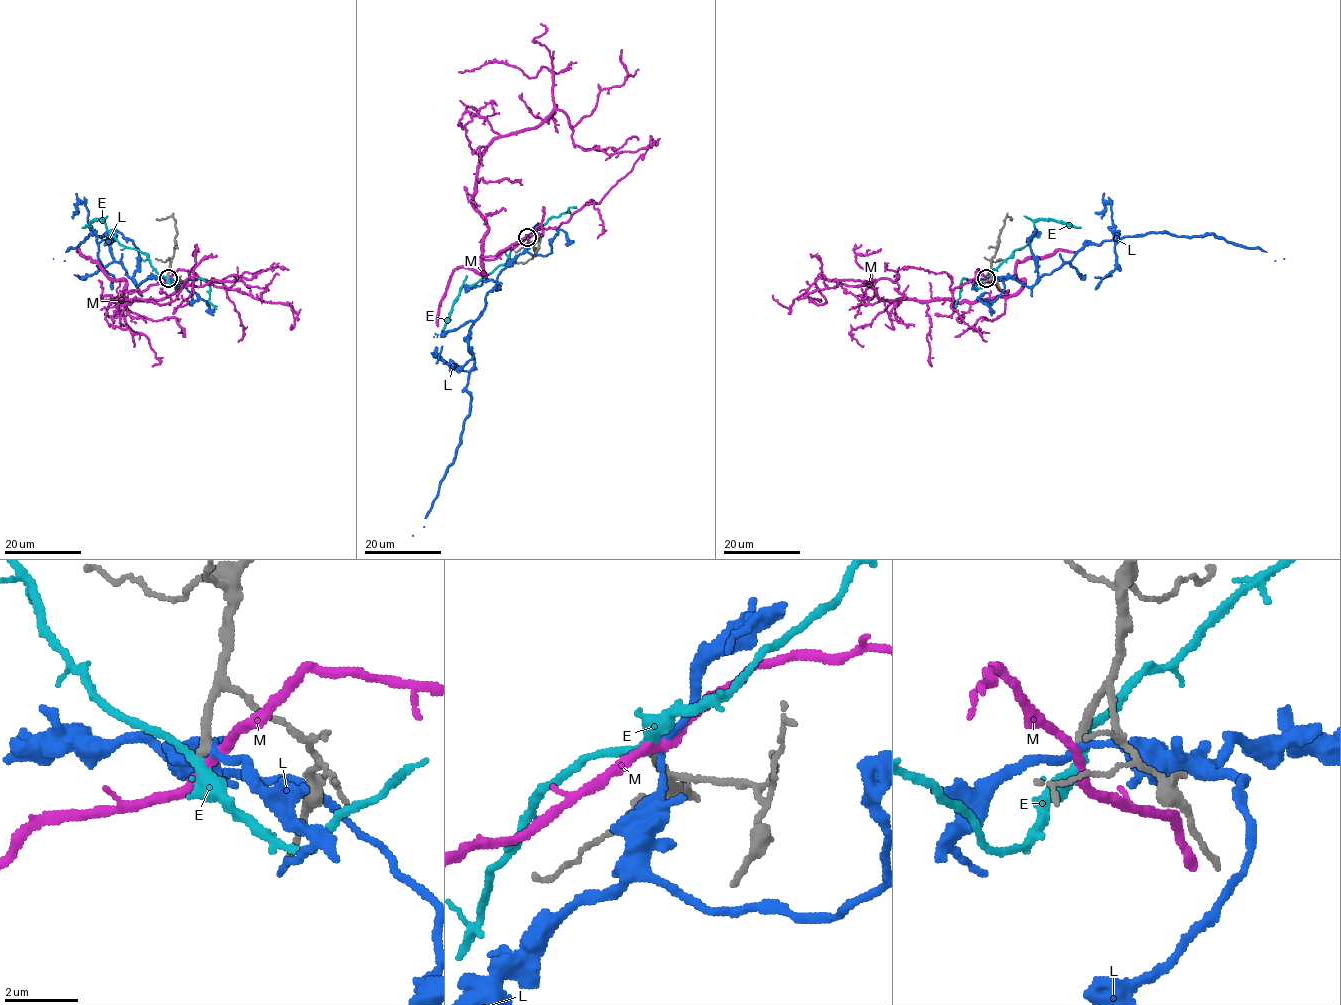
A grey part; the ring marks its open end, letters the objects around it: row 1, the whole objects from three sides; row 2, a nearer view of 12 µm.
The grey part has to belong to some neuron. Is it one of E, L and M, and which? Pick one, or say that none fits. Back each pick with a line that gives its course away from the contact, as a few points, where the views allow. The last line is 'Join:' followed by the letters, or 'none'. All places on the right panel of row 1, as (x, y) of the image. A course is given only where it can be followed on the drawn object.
Join: none

